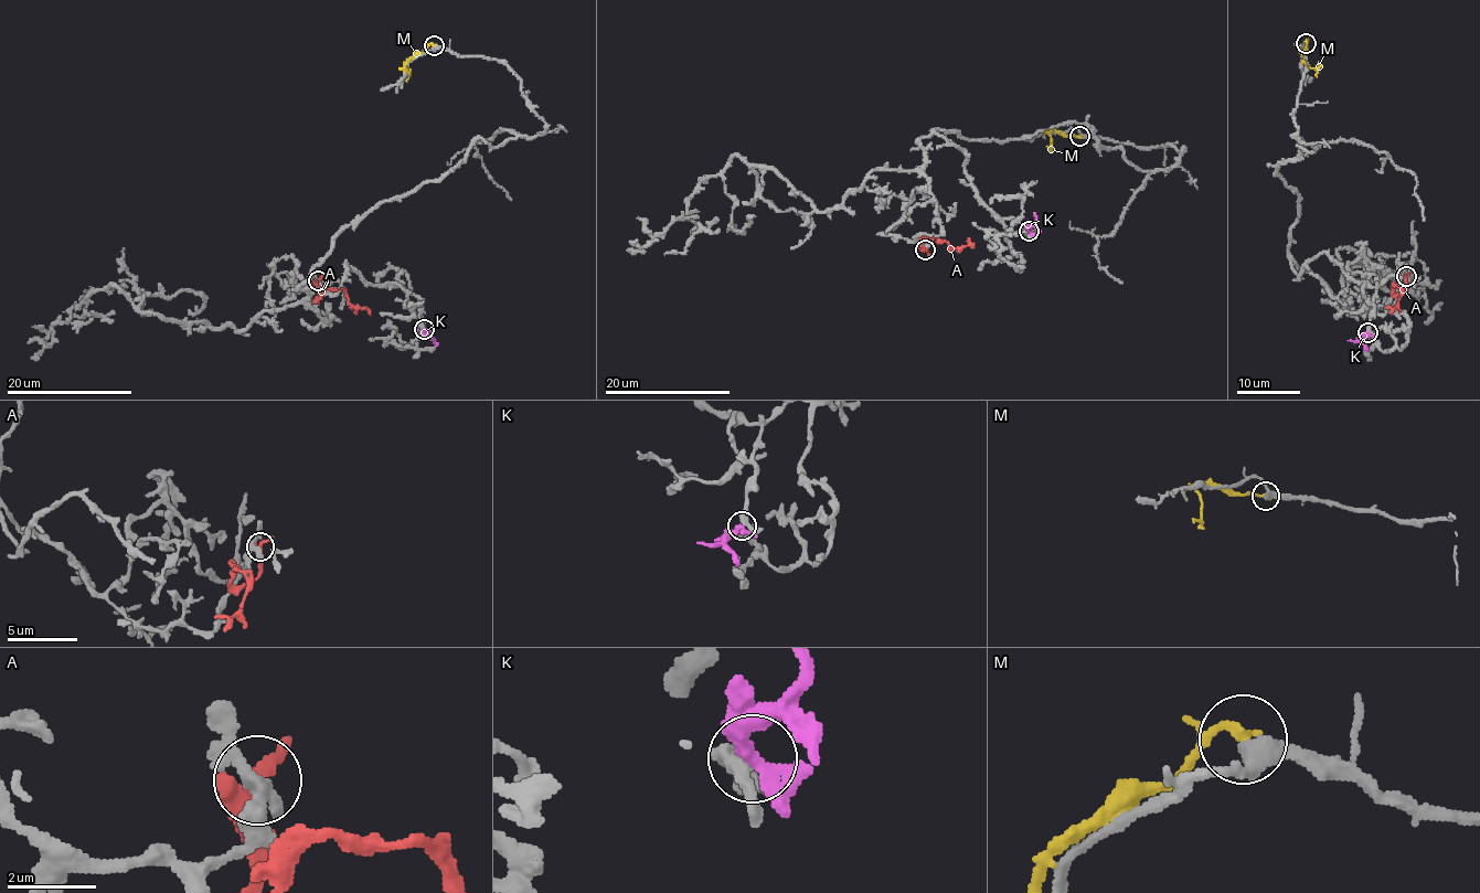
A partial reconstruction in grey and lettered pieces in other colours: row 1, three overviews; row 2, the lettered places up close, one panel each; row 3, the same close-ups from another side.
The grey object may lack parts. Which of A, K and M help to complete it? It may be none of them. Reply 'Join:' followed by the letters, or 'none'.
Join: K

